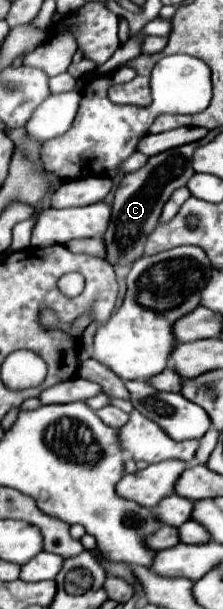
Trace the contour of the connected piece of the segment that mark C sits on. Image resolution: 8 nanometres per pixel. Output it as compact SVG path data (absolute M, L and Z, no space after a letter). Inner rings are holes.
M205 140L157 154L157 156L149 158L149 162L143 168L139 168L131 174L125 174L121 178L119 188L113 198L113 206L111 206L111 210L113 210L111 220L103 234L103 242L105 242L105 250L107 250L105 260L109 264L127 266L145 254L145 240L147 240L149 232L153 232L153 228L159 224L159 216L161 216L165 202L177 188L185 186L189 182L189 178L195 174L193 166L189 166L189 164L191 164L195 148L201 144L205 144Z

